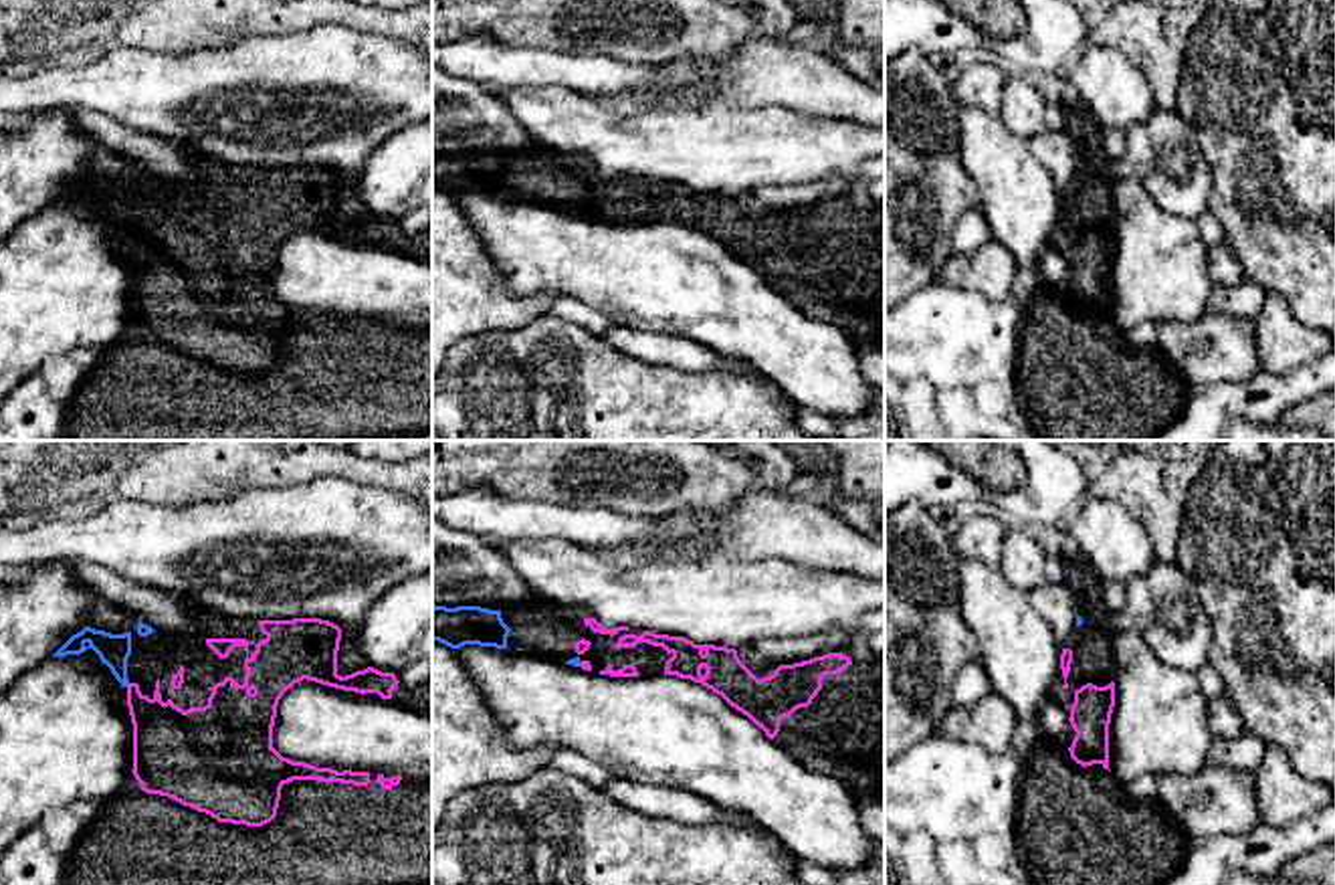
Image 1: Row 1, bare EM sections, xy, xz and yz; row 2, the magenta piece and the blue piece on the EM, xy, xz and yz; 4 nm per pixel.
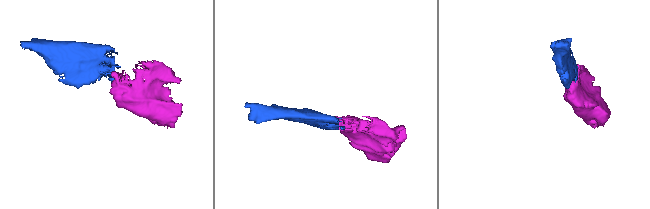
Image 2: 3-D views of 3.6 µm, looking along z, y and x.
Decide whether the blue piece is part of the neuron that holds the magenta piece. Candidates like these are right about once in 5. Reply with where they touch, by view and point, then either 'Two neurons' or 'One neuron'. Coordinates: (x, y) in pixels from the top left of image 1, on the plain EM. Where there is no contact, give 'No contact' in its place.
Touches magenta at xz (582, 211). One neuron

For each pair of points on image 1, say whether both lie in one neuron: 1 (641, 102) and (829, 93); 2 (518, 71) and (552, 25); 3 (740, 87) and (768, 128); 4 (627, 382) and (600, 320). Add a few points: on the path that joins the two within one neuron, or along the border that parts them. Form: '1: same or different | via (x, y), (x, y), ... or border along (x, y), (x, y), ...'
1: same | via (687, 73), (782, 75)
2: different | border along (489, 35), (507, 45), (572, 49), (582, 55)
3: different | border along (707, 102), (746, 108), (790, 106), (800, 112)
4: different | border along (554, 314), (598, 334)

